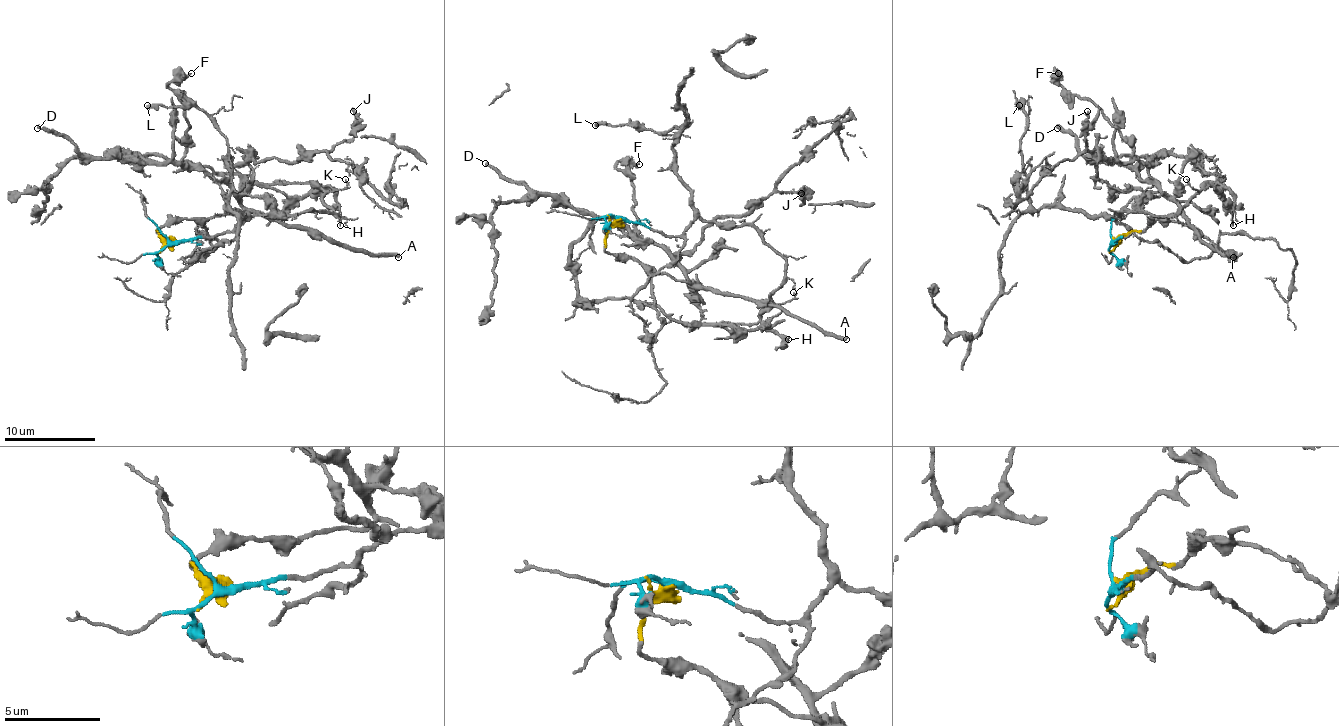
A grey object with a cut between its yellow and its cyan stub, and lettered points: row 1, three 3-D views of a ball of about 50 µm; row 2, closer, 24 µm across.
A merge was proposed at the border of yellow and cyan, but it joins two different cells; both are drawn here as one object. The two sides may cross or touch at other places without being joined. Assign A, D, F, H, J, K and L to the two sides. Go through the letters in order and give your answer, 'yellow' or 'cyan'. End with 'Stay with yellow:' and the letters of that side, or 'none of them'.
A: yellow
D: yellow
F: yellow
H: cyan
J: yellow
K: cyan
L: cyan
Stay with yellow: A, D, F, J

